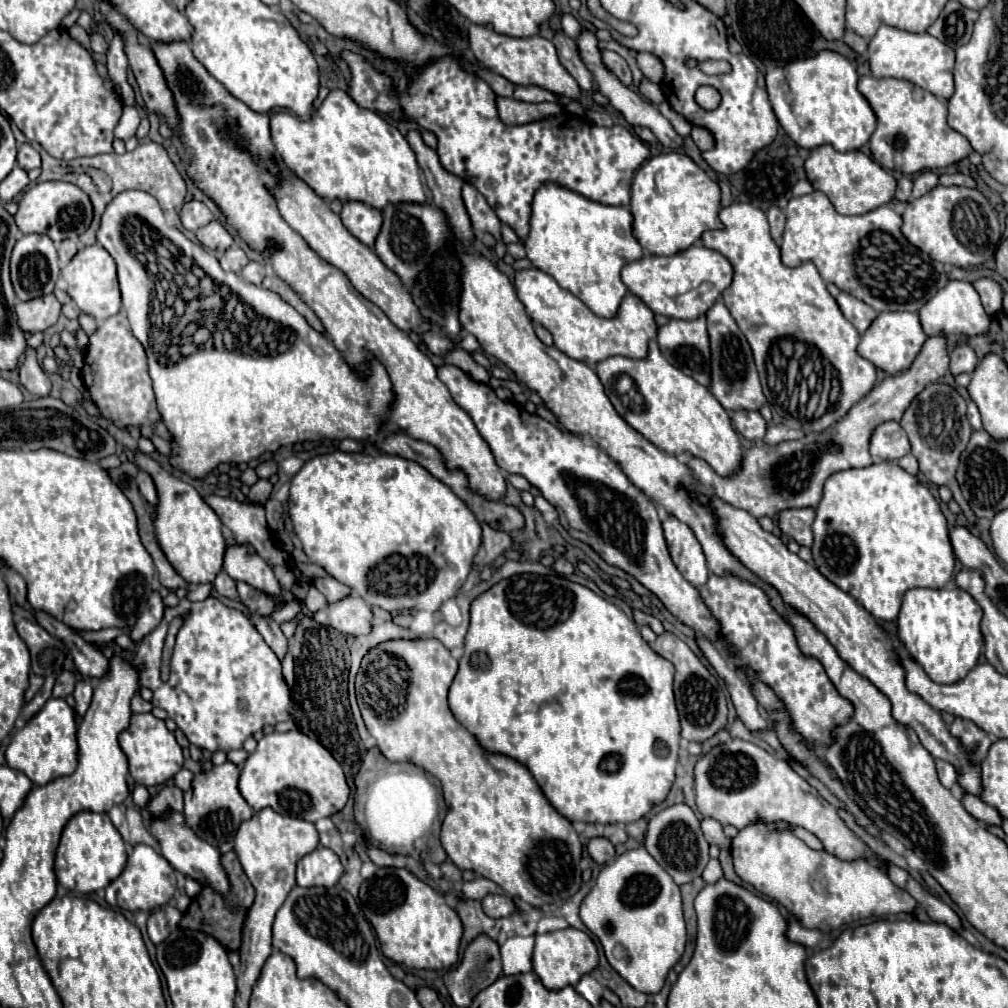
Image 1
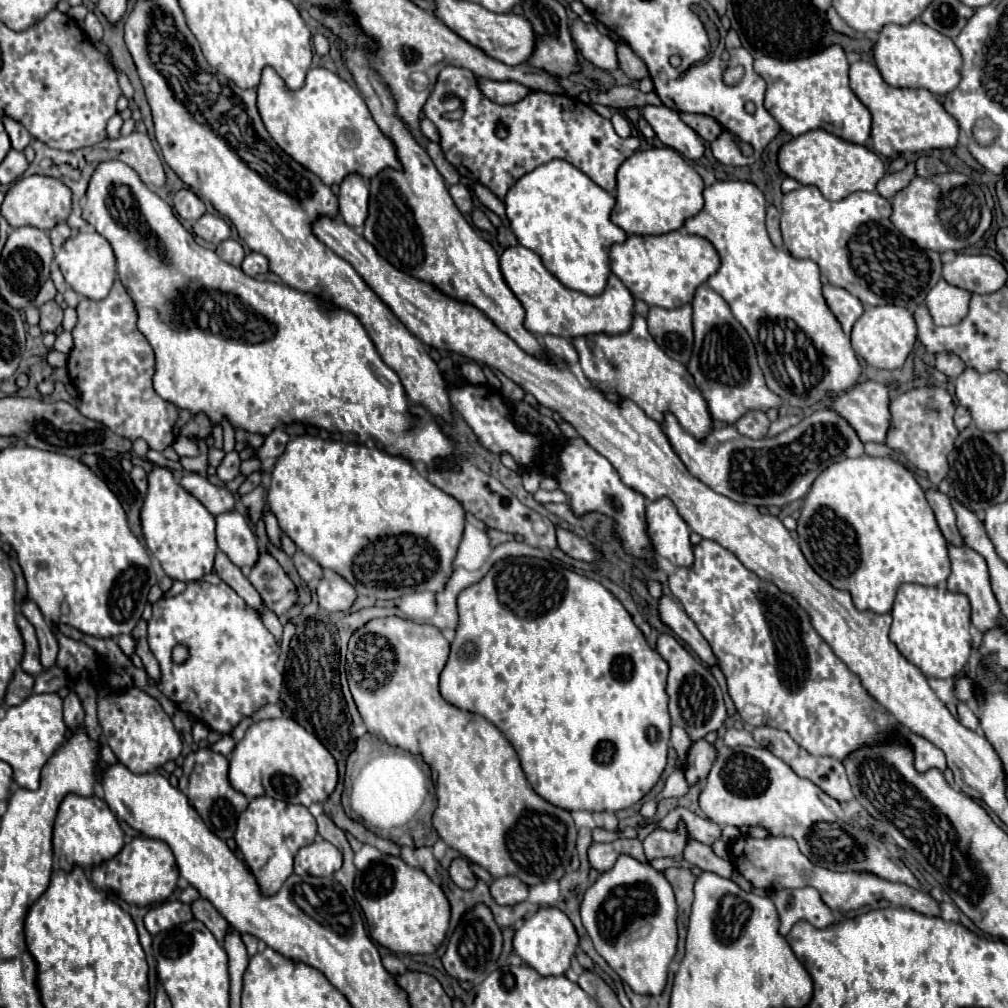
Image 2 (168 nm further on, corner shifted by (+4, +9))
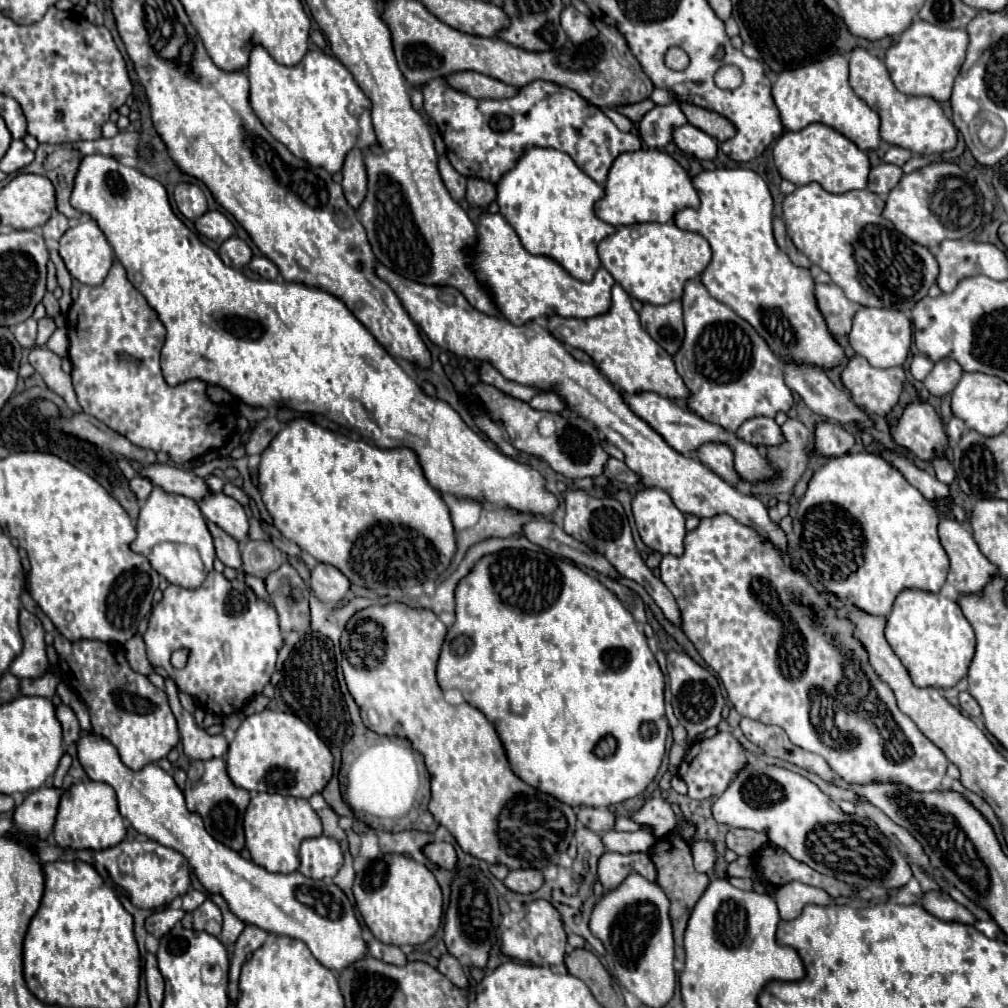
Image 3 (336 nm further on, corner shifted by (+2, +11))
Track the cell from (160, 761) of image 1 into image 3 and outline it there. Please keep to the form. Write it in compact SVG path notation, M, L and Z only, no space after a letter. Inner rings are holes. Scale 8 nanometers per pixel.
M57 635L53 645L59 657L59 665L69 675L69 683L89 709L95 735L115 745L121 761L129 769L139 771L145 765L167 757L167 753L179 743L179 729L169 709L167 695L163 689L153 687L145 675L129 669L121 645L87 639L73 643L63 635Z

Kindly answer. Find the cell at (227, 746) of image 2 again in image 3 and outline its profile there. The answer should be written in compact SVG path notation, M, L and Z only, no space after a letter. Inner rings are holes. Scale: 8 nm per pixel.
M165 677L165 693L169 697L169 705L171 711L179 723L179 731L181 731L181 743L185 753L191 759L213 759L213 757L225 757L227 753L227 739L223 735L207 735L205 731L201 731L193 719L191 713L187 713L181 705L179 705L179 689L175 685L173 679Z

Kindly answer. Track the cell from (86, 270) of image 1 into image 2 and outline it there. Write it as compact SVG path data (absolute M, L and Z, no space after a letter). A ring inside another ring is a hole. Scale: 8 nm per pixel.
M81 231L75 237L69 237L63 243L61 251L55 255L55 261L59 263L65 281L79 295L89 297L89 299L105 299L105 295L109 295L111 285L113 285L115 275L117 275L115 255L113 255L109 241L103 235L99 235L97 231Z

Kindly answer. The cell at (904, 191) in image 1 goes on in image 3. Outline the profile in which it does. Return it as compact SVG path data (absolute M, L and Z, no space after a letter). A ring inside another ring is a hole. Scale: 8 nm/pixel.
M891 147L885 153L885 161L893 163L893 165L899 165L899 167L903 167L909 159L911 159L911 153L907 149L901 149L901 147Z

